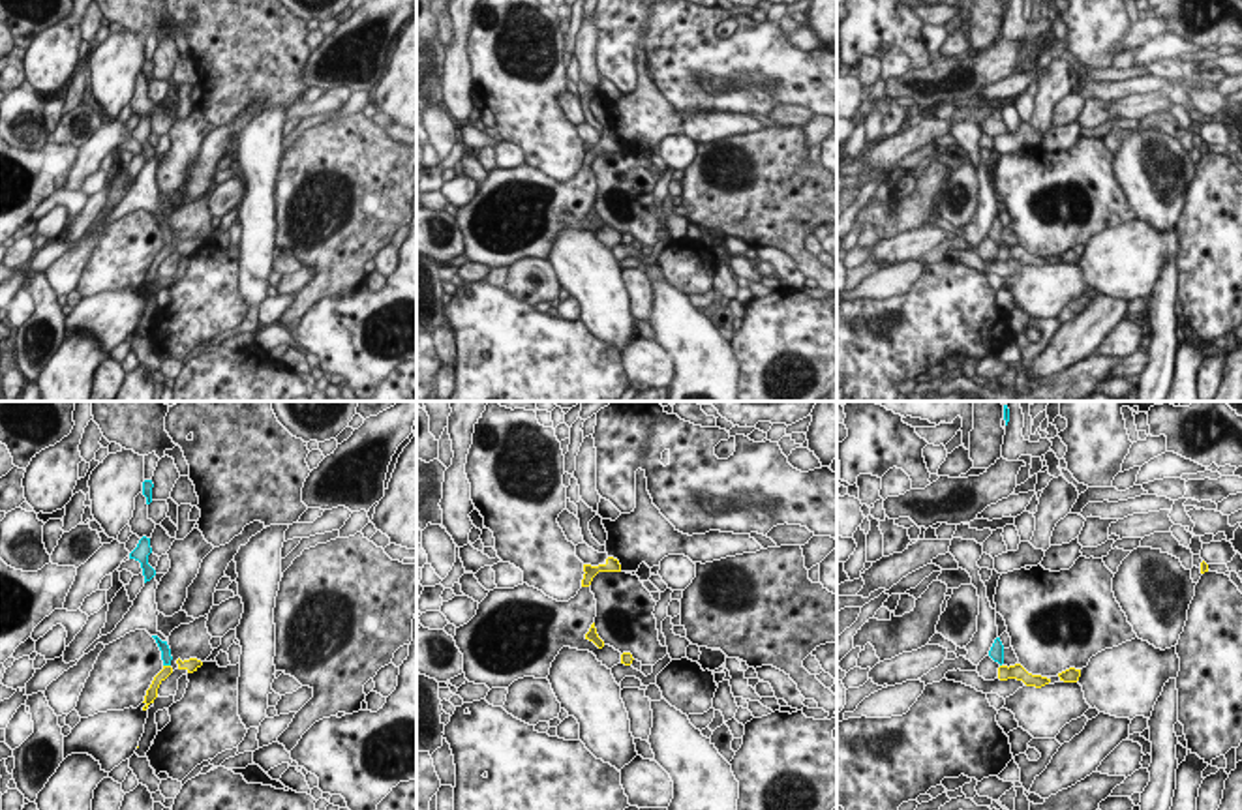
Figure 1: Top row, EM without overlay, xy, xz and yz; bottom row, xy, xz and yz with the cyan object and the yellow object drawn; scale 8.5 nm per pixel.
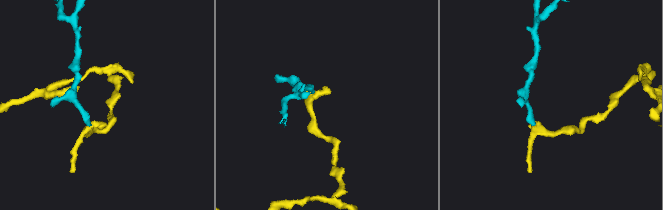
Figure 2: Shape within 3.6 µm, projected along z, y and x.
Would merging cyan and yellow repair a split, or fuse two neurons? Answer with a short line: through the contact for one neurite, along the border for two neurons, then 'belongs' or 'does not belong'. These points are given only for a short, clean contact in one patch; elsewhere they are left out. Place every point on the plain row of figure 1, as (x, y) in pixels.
line xy (164, 244), (169, 246); does not belong

